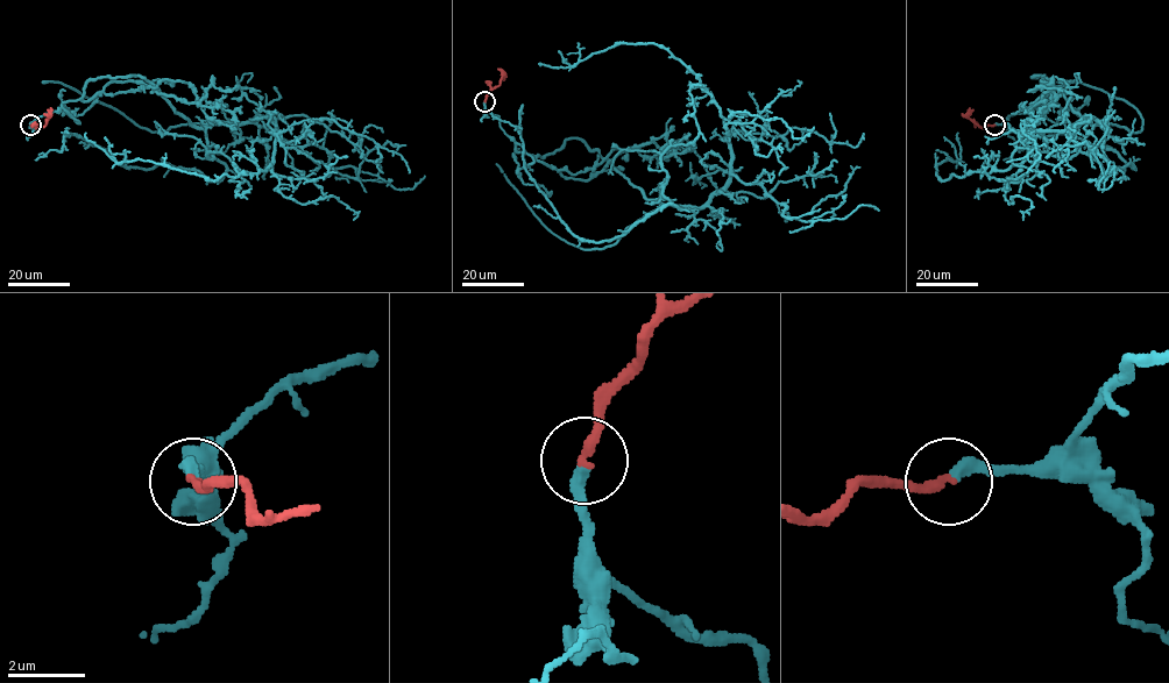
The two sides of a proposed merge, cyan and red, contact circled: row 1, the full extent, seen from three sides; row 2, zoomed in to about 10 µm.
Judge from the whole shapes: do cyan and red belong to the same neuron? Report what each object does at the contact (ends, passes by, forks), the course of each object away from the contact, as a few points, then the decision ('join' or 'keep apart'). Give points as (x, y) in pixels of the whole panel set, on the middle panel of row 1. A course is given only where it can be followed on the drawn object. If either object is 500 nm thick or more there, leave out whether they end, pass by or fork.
cyan ends; red ends; course cyan (484, 101), (565, 177), (609, 163), (701, 207), (725, 185), (720, 107), (666, 49), (540, 64); course red (484, 101), (503, 76); join

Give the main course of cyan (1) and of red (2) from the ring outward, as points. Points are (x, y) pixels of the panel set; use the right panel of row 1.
1: (994, 125), (1074, 80), (1056, 87), (1100, 122), (1038, 130), (1021, 163), (942, 180), (957, 133)
2: (994, 125), (980, 127), (969, 116), (969, 108)

